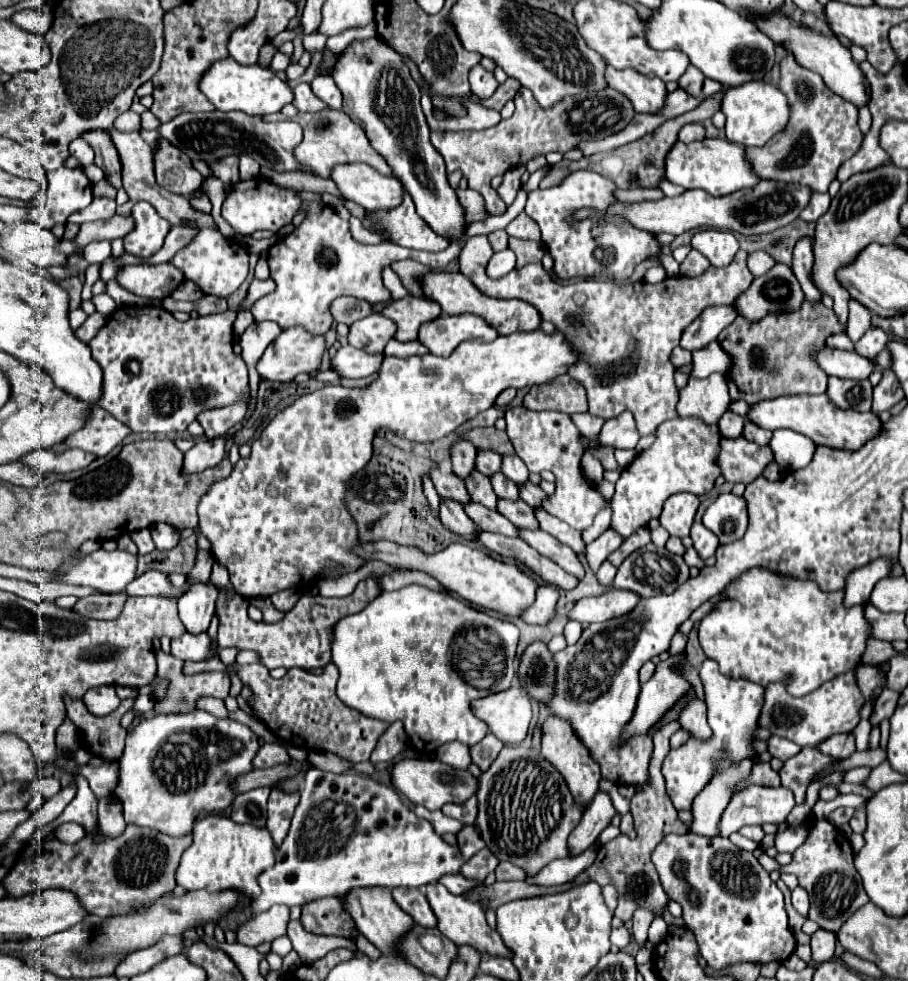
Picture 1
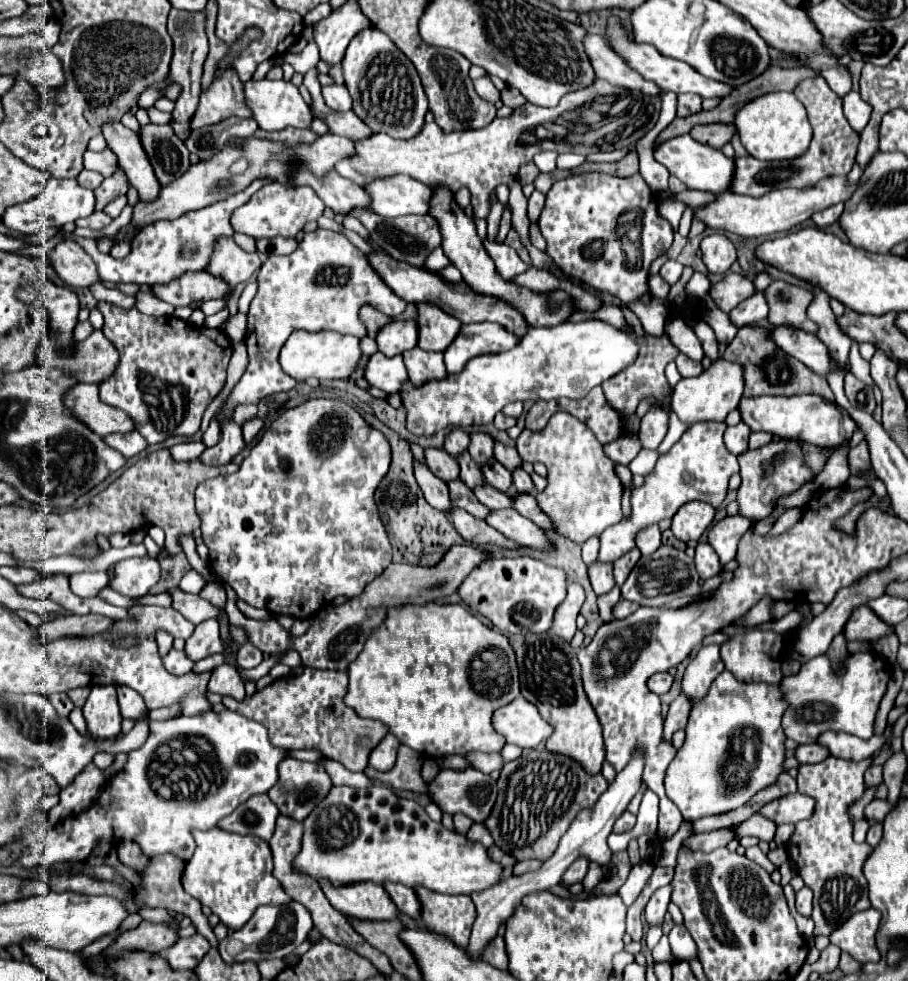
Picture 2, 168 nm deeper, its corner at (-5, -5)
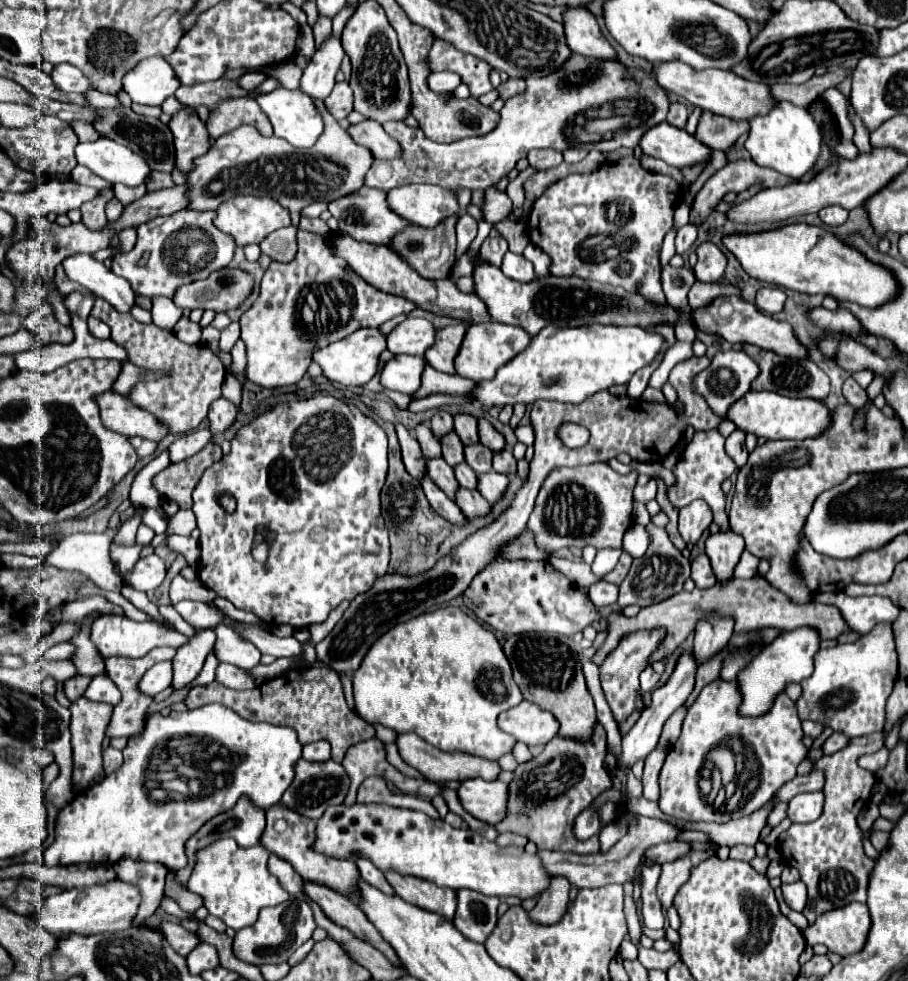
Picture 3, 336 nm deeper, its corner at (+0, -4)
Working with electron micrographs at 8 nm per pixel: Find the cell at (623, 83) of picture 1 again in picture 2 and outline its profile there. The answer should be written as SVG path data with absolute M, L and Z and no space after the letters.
M587 34L583 44L585 44L585 54L595 70L595 76L601 76L611 84L619 84L629 90L641 90L643 94L649 96L661 94L657 84L645 80L639 72L629 68L629 64L607 44L607 40L601 34Z

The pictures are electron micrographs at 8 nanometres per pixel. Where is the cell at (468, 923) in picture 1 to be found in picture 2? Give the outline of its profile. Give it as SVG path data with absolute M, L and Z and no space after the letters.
M415 886L415 894L421 900L421 922L433 930L449 936L457 946L467 946L467 932L475 922L475 904L469 896L445 896Z

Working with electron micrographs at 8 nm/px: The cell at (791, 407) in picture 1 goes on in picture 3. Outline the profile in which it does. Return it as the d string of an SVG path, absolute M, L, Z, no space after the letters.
M748 391L748 395L730 405L726 419L734 421L742 431L764 439L810 439L832 423L832 411L818 399L792 399L770 391Z

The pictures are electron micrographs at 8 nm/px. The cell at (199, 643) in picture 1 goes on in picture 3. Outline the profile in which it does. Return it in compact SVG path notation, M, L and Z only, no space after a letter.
M160 661L140 681L140 691L154 697L172 683L172 661Z

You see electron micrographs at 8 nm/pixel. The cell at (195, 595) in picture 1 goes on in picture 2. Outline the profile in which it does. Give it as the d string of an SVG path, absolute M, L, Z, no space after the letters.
M215 620L201 622L195 628L195 632L191 634L191 638L187 638L185 654L193 662L199 662L199 660L213 656L213 654L225 656L225 648L223 648L221 638L219 638L219 624Z

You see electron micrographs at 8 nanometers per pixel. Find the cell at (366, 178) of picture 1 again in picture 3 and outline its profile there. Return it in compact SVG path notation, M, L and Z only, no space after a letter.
M404 185L388 191L388 207L402 219L422 227L434 227L458 213L456 195L438 185Z

